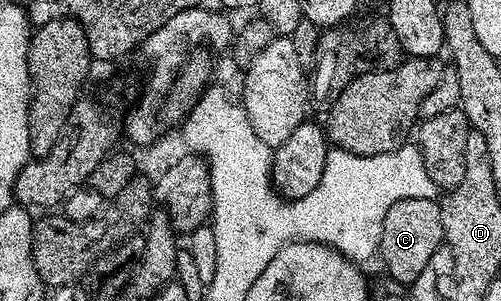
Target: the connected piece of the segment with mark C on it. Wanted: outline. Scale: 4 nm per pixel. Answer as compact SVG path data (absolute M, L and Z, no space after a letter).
M403 199L390 205L390 213L386 213L386 221L382 225L382 241L379 258L384 258L384 267L404 285L410 285L426 269L430 257L434 257L434 249L444 243L442 229L442 213L436 199Z

